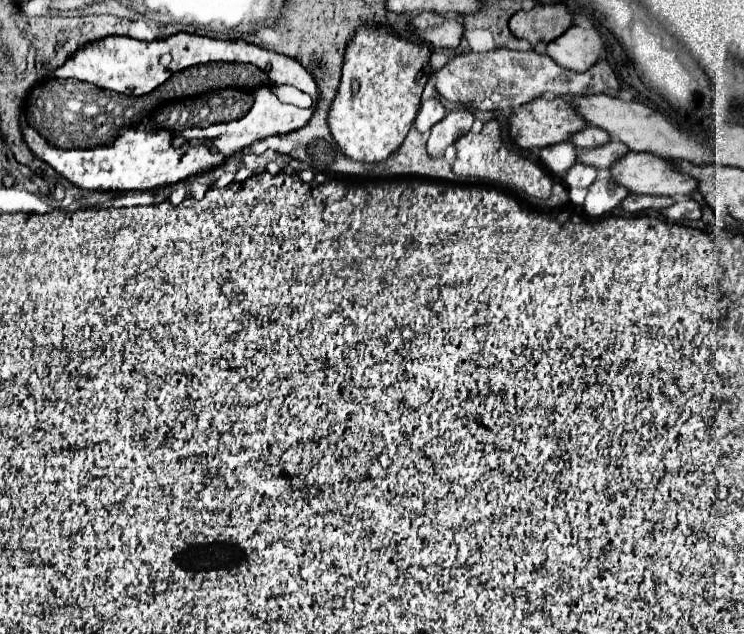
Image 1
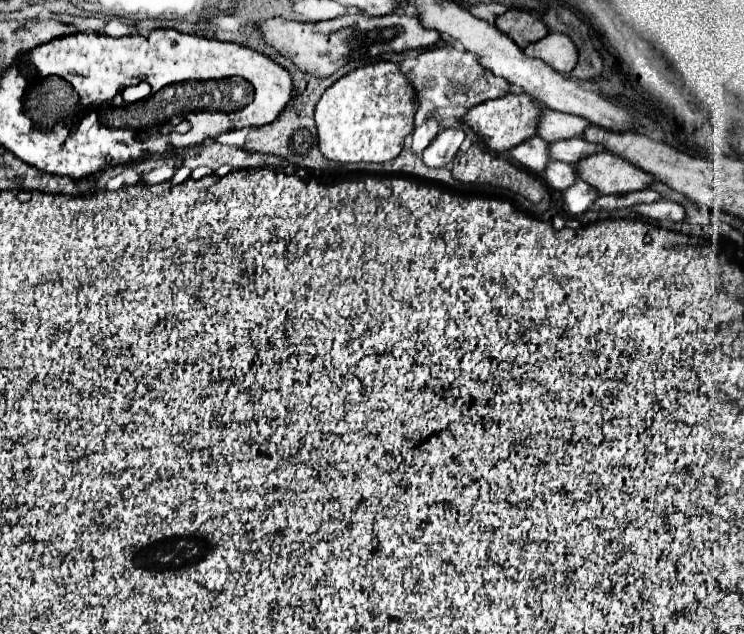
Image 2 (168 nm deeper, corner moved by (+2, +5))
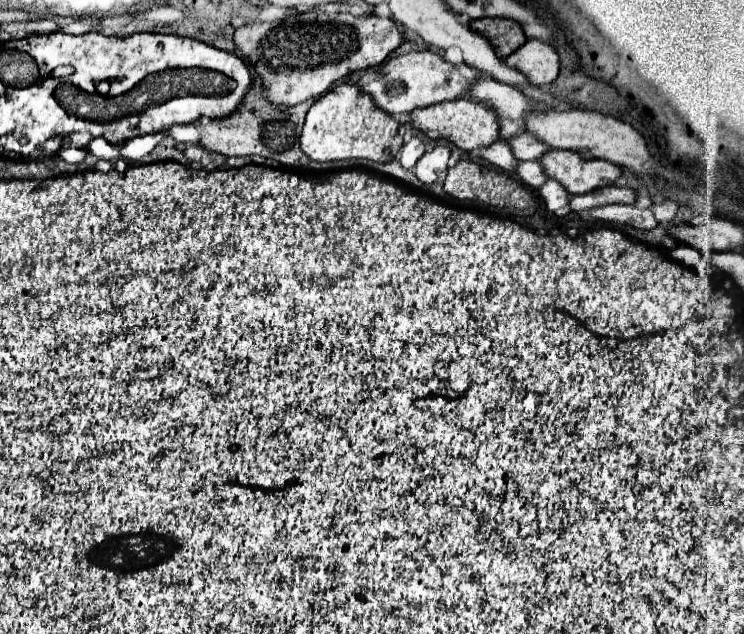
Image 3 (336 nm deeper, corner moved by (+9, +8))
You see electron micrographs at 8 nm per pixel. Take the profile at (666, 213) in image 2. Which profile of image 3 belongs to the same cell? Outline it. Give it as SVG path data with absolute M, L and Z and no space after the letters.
M604 205L592 209L592 217L598 221L632 225L638 229L652 229L658 225L652 209L640 209L636 205Z

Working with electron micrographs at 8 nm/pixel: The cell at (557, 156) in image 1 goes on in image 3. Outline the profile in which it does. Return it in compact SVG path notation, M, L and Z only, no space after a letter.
M500 139L496 143L492 143L490 147L486 147L480 155L486 163L494 165L494 167L500 167L504 171L514 171L514 167L518 165L518 159L514 159L514 153L512 153L512 147Z

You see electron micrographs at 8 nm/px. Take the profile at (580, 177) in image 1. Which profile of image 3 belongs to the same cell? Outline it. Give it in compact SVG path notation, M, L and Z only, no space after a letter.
M520 161L516 167L516 173L526 185L534 189L542 187L542 183L546 183L546 177L548 177L546 171L542 171L542 163L538 161Z

